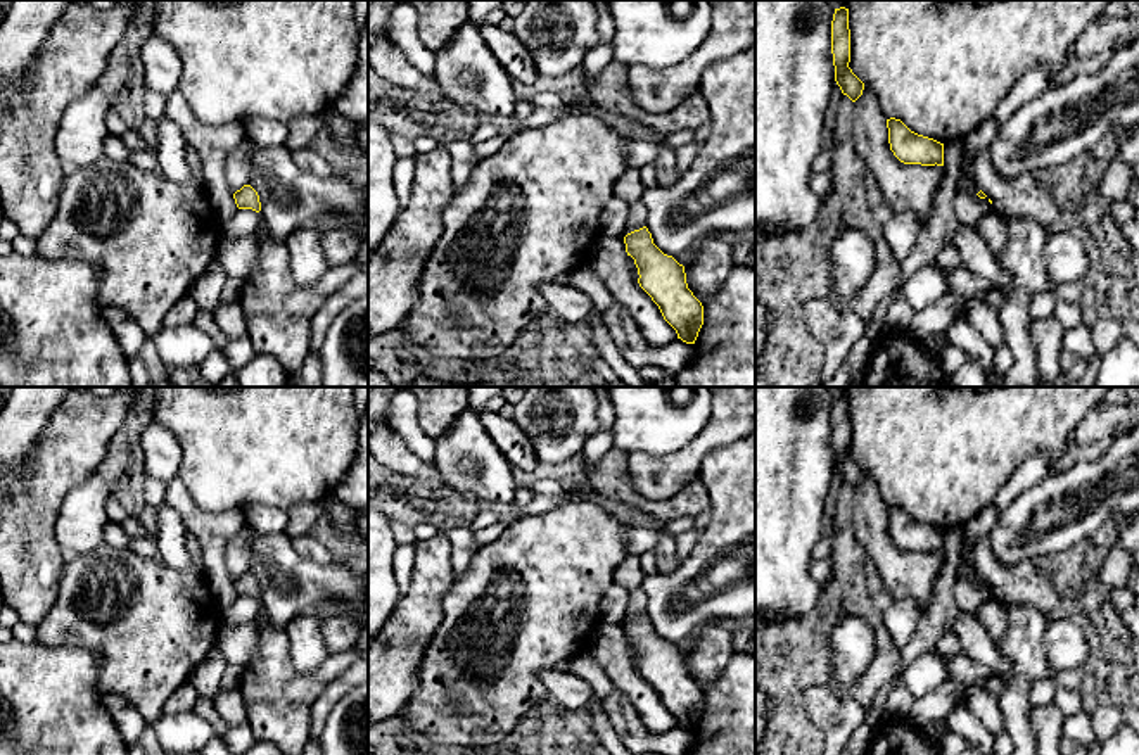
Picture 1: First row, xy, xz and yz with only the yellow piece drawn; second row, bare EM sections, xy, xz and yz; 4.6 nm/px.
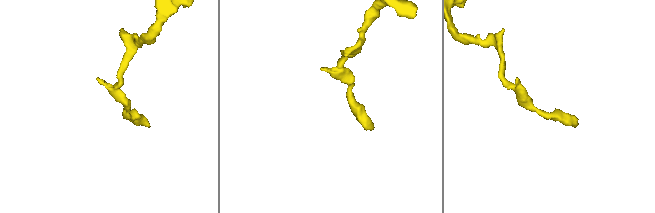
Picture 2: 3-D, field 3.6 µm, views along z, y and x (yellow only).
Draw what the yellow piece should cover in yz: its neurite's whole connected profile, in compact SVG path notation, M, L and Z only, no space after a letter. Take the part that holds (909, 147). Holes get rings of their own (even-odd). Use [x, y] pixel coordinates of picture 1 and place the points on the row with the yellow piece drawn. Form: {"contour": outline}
{"contour": "M887 119L888 143L904 164L944 166L944 143L911 131L900 119Z"}

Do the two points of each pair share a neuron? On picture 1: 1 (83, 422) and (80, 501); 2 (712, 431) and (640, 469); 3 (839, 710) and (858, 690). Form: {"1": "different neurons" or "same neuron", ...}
{"1": "different neurons", "2": "same neuron", "3": "different neurons"}

